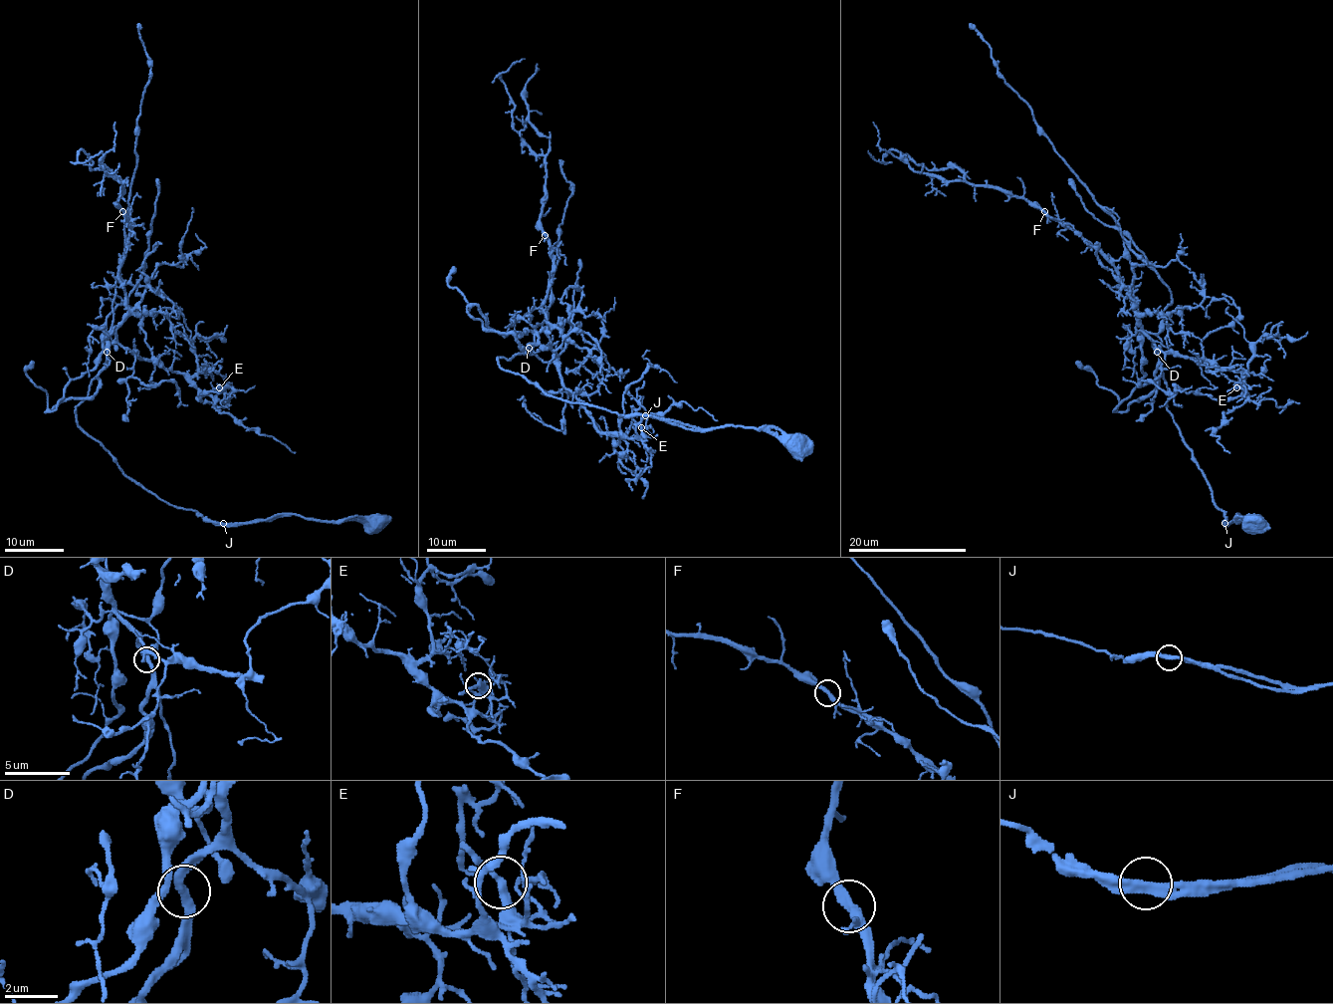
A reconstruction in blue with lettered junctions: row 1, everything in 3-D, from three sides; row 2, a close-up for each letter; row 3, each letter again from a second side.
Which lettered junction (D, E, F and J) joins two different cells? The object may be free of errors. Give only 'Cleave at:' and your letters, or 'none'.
Cleave at: J

